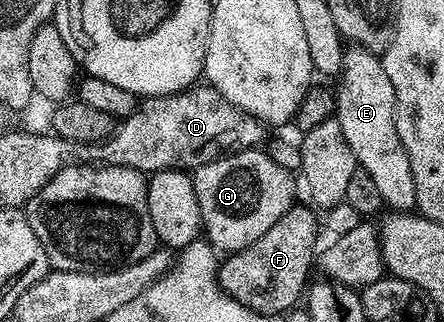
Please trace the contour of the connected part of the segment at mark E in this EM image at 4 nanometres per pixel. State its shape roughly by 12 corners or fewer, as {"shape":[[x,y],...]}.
{"shape":[[367,48],[343,53],[336,115],[392,210],[416,208],[394,86]]}

